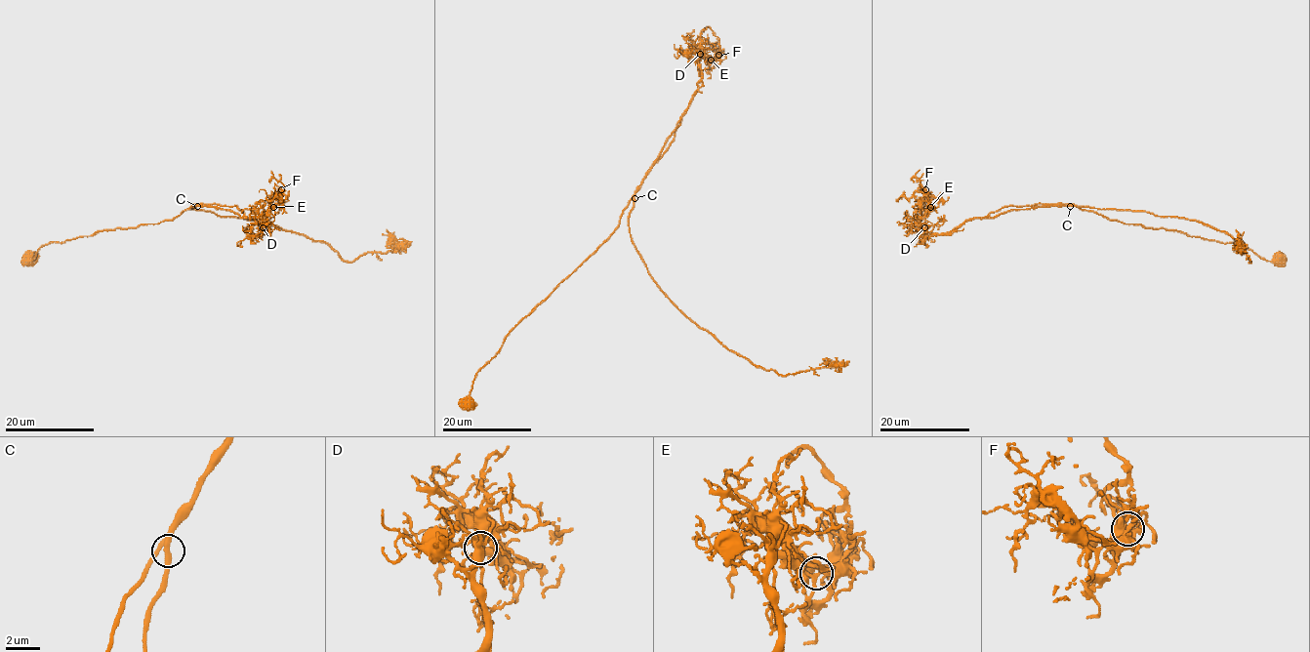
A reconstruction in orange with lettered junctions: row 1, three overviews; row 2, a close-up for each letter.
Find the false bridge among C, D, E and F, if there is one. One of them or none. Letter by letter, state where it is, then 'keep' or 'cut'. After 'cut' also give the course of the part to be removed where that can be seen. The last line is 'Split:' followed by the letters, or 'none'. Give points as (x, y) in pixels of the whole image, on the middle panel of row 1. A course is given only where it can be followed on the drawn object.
C: place (634, 198); keep
D: place (700, 54); keep
E: place (711, 60); cut; course (711, 60), (716, 60), (713, 45), (718, 38), (709, 27), (704, 32)
F: place (718, 55); keep
Split: E

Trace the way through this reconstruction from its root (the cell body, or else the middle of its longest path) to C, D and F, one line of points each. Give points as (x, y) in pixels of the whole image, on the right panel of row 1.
C: (1279, 259), (1260, 259), (1234, 242), (1220, 243), (1176, 230), (1124, 224), (1082, 210), (1072, 204), (1070, 206)
D: (1279, 259), (1260, 259), (1234, 242), (1110, 221), (1069, 204), (973, 217), (948, 234), (924, 227)
F: (1279, 259), (1069, 204), (973, 217), (934, 234), (921, 222), (925, 189)

